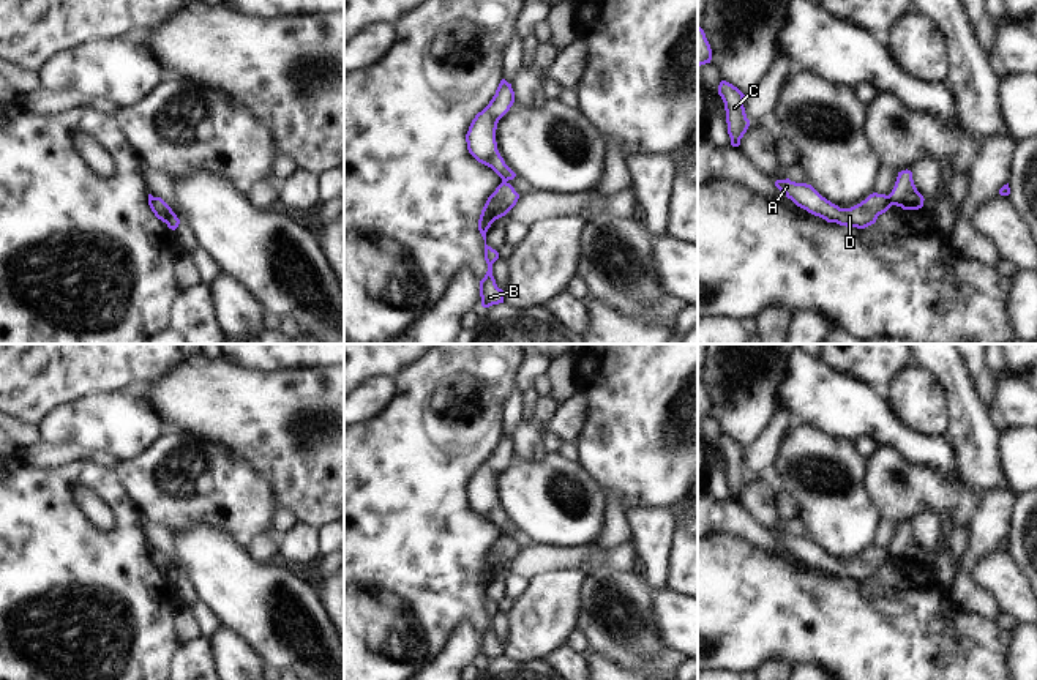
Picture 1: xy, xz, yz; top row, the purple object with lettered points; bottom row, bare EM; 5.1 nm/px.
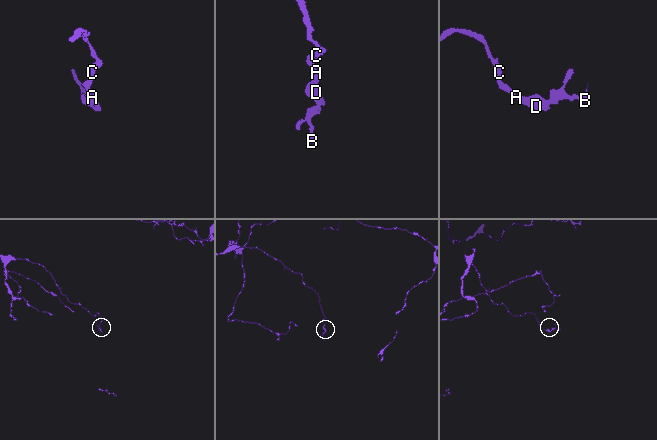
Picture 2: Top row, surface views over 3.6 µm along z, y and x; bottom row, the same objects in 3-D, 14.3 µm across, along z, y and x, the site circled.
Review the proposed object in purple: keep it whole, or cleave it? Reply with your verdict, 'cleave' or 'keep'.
cleave

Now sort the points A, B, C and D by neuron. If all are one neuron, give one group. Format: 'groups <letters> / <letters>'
groups A C D / B

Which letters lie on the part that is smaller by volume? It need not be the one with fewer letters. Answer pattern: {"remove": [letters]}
{"remove": ["B"]}

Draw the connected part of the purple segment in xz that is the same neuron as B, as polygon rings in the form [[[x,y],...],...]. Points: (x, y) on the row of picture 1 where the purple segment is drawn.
[[[502,181],[488,197],[478,219],[478,230],[485,240],[485,260],[488,263],[488,271],[480,281],[483,308],[504,303],[504,290],[497,287],[492,276],[492,263],[499,259],[499,252],[486,245],[486,232],[496,219],[505,216],[516,205],[518,199],[519,194],[515,191],[515,188],[510,183]]]

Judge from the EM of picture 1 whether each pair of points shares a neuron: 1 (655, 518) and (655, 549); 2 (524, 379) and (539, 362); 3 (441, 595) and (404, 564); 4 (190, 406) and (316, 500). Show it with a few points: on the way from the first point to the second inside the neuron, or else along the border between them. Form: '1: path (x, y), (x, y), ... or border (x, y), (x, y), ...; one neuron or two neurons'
1: path (655, 526), (655, 541); one neuron
2: path (526, 374), (534, 366); one neuron
3: path (433, 586), (423, 582), (414, 573); one neuron
4: path (221, 406), (284, 469); one neuron

